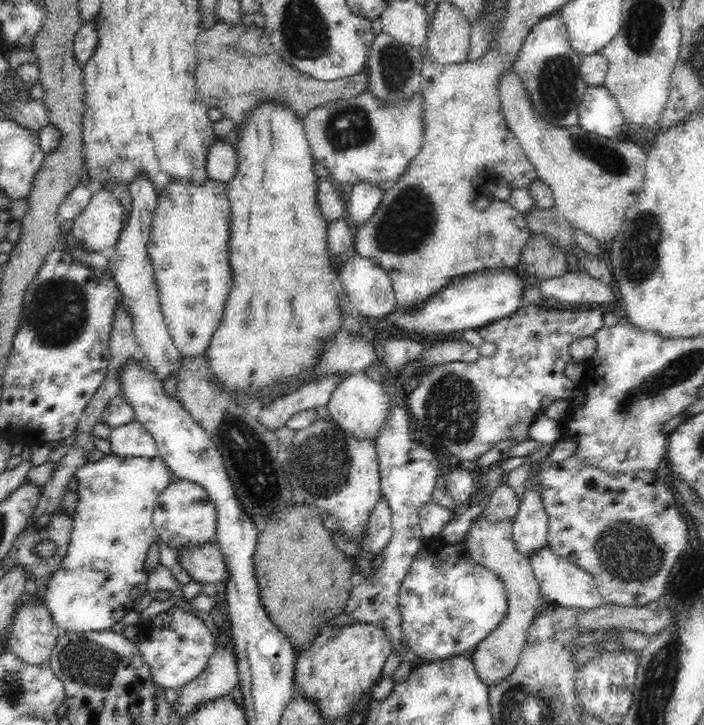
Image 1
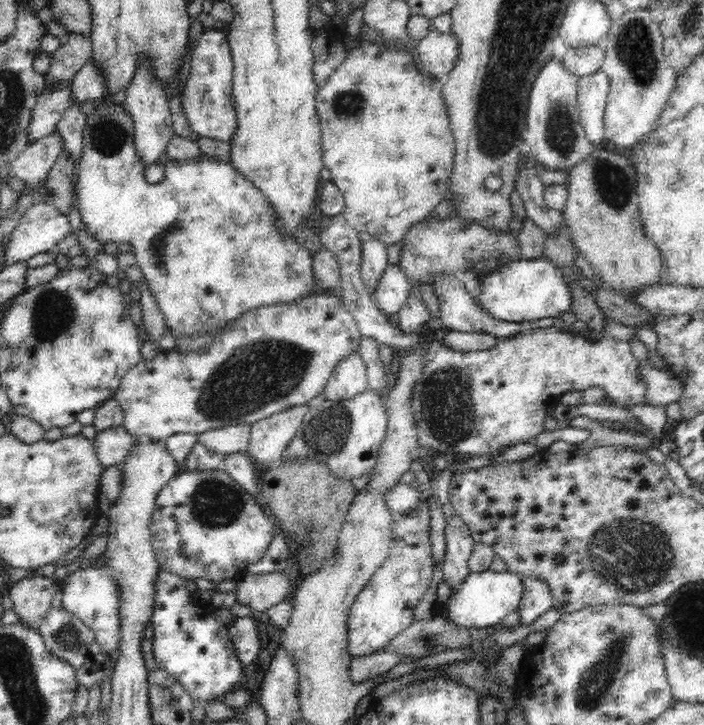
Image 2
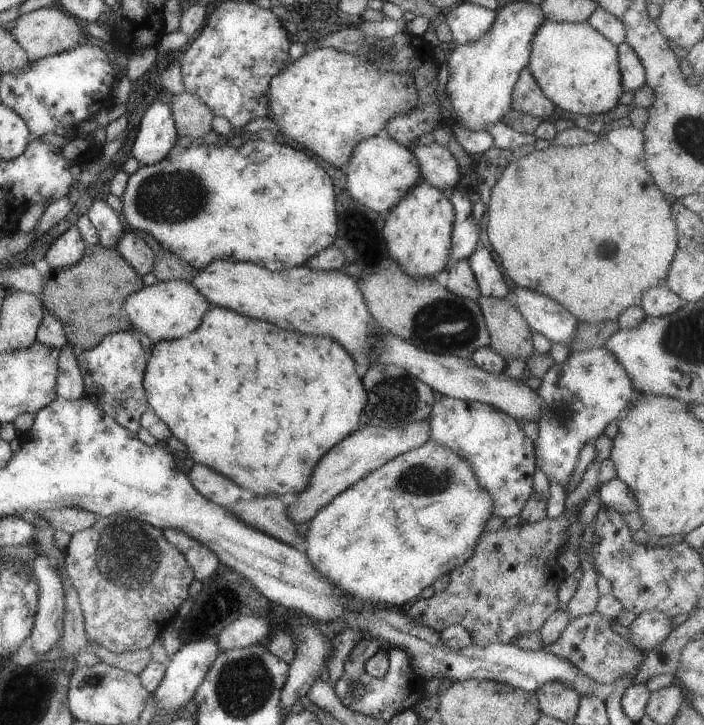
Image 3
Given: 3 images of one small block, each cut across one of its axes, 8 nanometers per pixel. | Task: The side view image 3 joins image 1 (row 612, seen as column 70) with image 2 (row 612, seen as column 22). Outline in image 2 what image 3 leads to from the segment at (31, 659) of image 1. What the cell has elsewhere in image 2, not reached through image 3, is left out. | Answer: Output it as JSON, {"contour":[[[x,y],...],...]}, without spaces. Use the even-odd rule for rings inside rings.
{"contour":[[[33,573],[7,588],[7,594],[14,605],[13,610],[20,619],[19,623],[37,621],[37,624],[27,625],[32,630],[39,630],[44,623],[59,592],[60,585],[56,579]]]}

